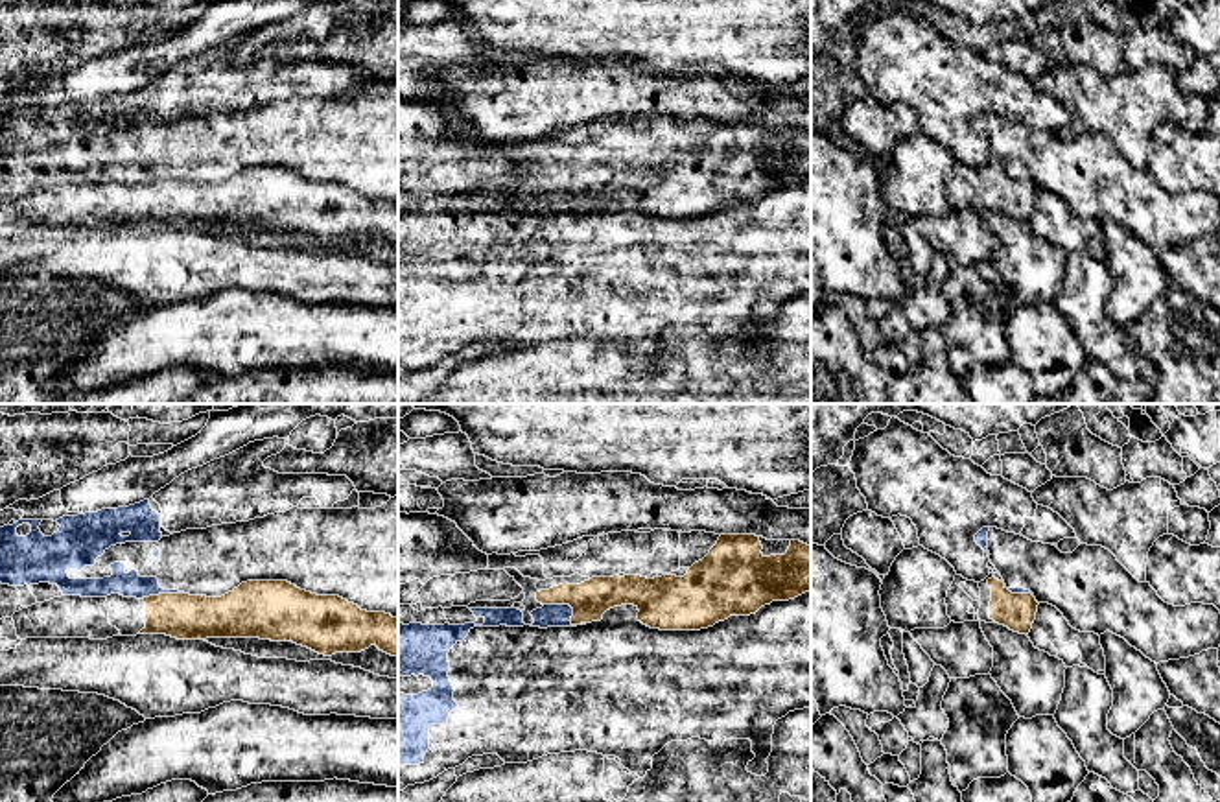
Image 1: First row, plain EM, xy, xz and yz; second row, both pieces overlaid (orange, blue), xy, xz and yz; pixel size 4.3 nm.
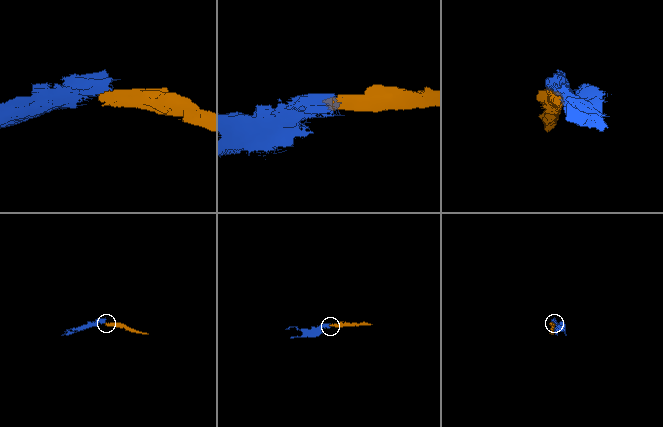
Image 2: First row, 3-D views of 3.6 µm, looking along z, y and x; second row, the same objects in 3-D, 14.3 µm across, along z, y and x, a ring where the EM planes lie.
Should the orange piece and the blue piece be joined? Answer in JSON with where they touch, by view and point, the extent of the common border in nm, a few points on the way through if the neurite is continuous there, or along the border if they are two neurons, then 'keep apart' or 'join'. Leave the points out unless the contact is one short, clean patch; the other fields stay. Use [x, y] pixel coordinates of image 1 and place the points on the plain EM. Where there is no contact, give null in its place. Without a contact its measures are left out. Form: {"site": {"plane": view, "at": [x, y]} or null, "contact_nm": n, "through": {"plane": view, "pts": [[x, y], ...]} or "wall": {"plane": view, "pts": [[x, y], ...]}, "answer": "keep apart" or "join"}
{"site": {"plane": "xz", "at": [566, 190]}, "contact_nm": 170, "wall": {"plane": "xz", "pts": [[544, 190], [566, 190], [572, 196], [570, 207], [575, 212]]}, "answer": "keep apart"}

